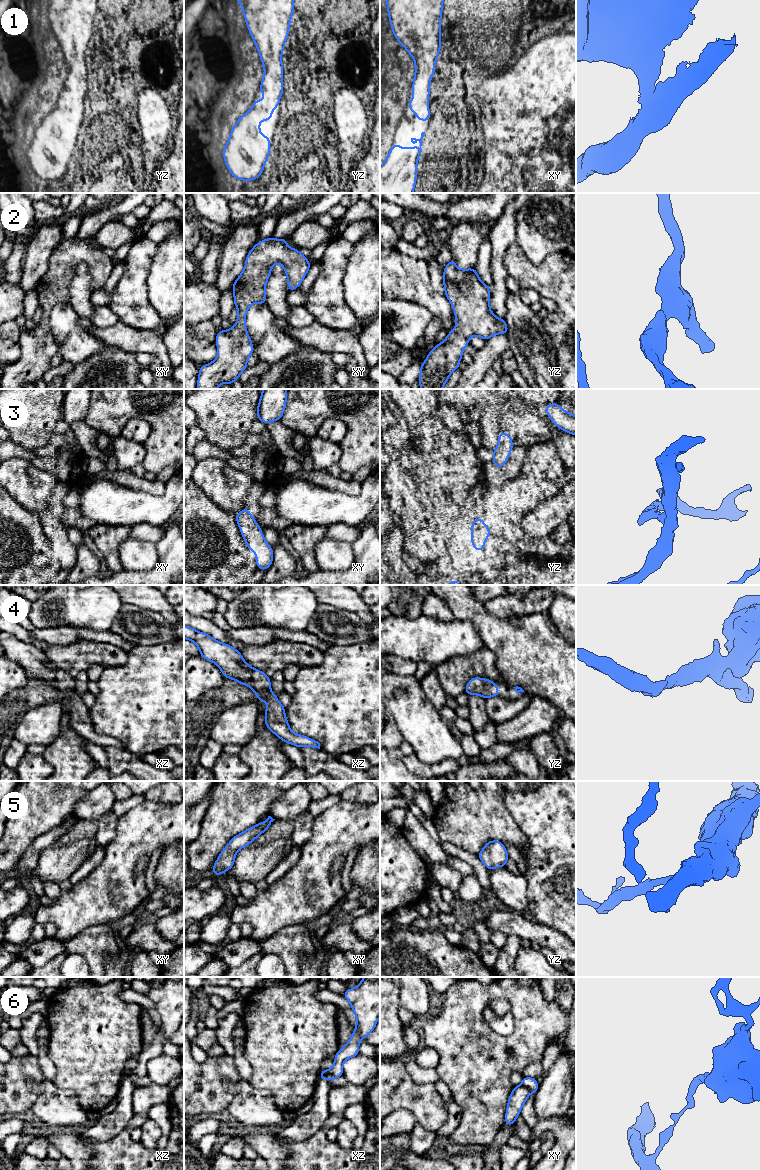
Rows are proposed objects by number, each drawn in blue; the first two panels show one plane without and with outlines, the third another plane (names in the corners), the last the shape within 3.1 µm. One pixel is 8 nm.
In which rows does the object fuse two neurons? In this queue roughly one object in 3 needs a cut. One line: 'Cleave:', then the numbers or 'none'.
Cleave: 6

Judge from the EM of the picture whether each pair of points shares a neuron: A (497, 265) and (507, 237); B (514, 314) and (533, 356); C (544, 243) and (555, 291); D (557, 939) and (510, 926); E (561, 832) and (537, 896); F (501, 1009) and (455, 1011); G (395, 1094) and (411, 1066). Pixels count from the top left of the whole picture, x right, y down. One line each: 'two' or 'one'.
A: one
B: one
C: two
D: one
E: one
F: two
G: two

